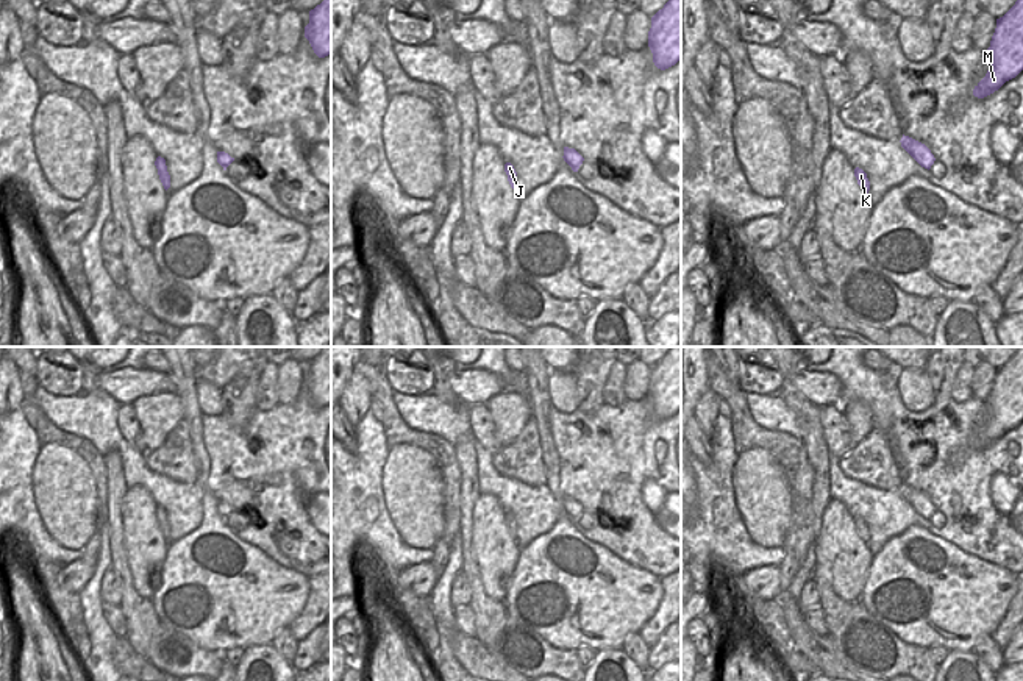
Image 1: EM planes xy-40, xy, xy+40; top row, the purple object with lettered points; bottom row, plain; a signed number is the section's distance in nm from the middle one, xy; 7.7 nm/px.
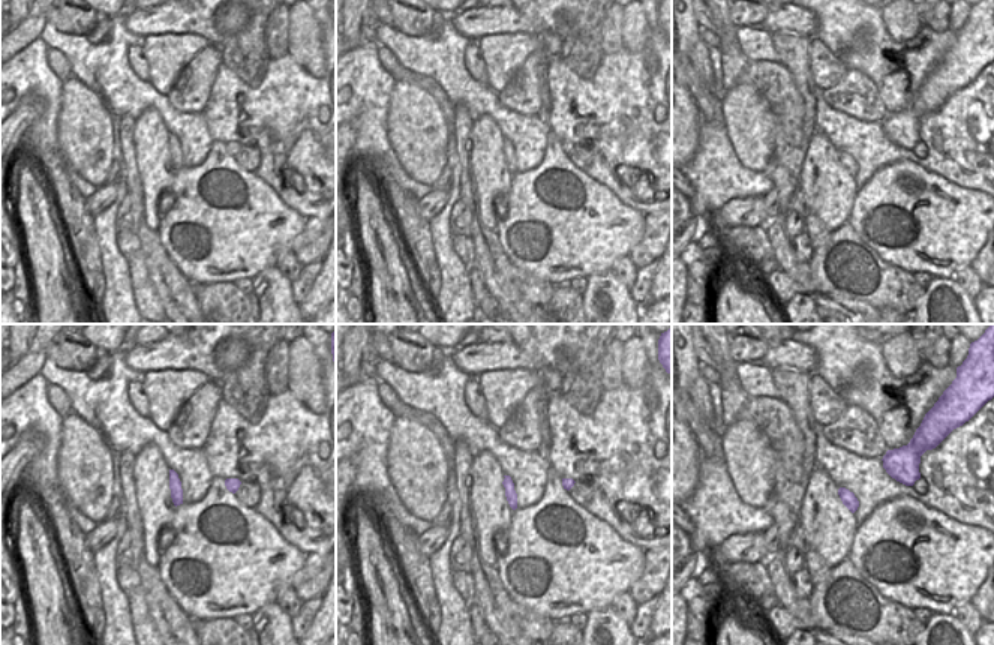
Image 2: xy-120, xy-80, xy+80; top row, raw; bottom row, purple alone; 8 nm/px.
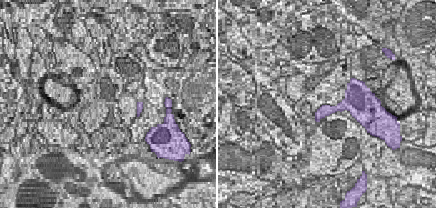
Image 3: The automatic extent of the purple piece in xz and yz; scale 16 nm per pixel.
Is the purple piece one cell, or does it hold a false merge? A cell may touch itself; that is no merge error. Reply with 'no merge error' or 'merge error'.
no merge error

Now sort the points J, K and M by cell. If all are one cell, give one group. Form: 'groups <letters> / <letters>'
groups J K M

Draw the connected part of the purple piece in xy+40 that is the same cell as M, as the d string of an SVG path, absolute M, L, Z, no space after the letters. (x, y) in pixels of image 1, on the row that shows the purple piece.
M1017 0L1003 17L996 19L996 28L986 52L989 70L973 89L978 98L993 94L1023 70L1023 0Z

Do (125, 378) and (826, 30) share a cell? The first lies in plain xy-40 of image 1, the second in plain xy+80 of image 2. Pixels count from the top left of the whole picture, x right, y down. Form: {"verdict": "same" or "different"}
{"verdict": "different"}

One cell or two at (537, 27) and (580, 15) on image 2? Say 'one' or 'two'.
one

